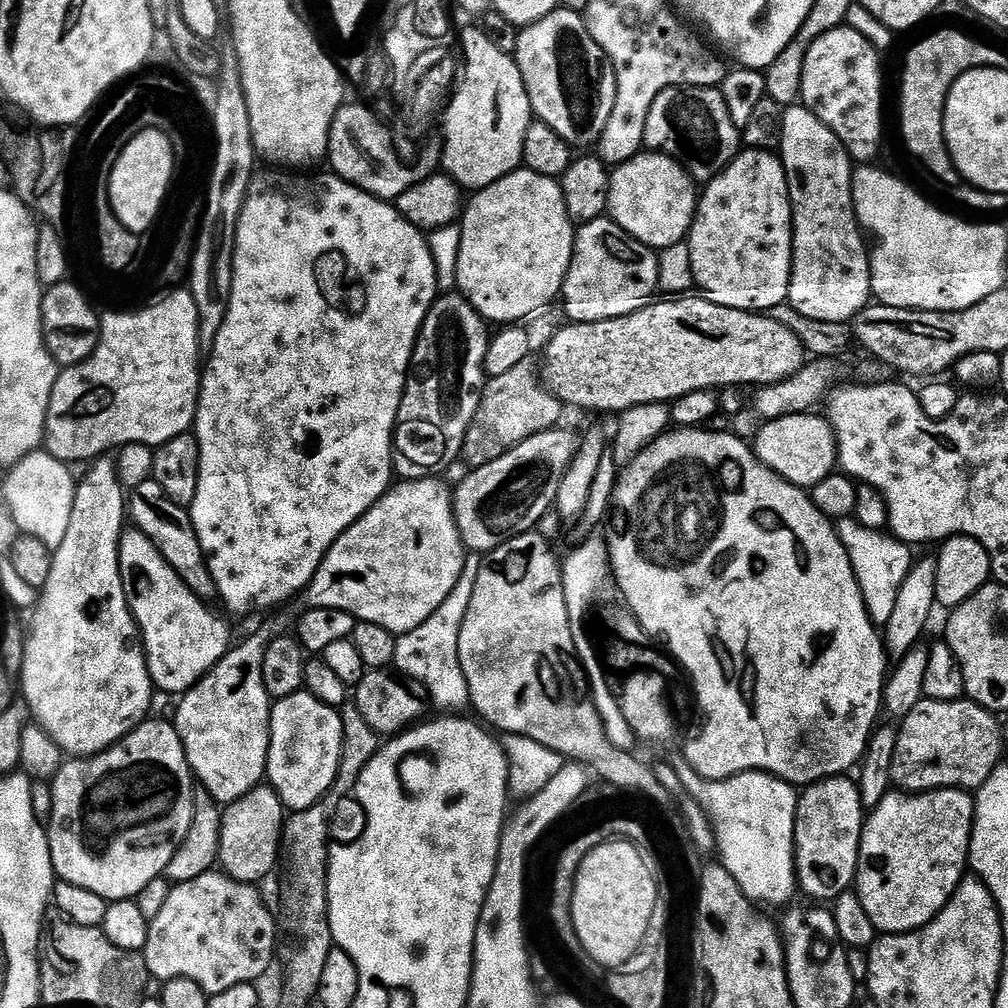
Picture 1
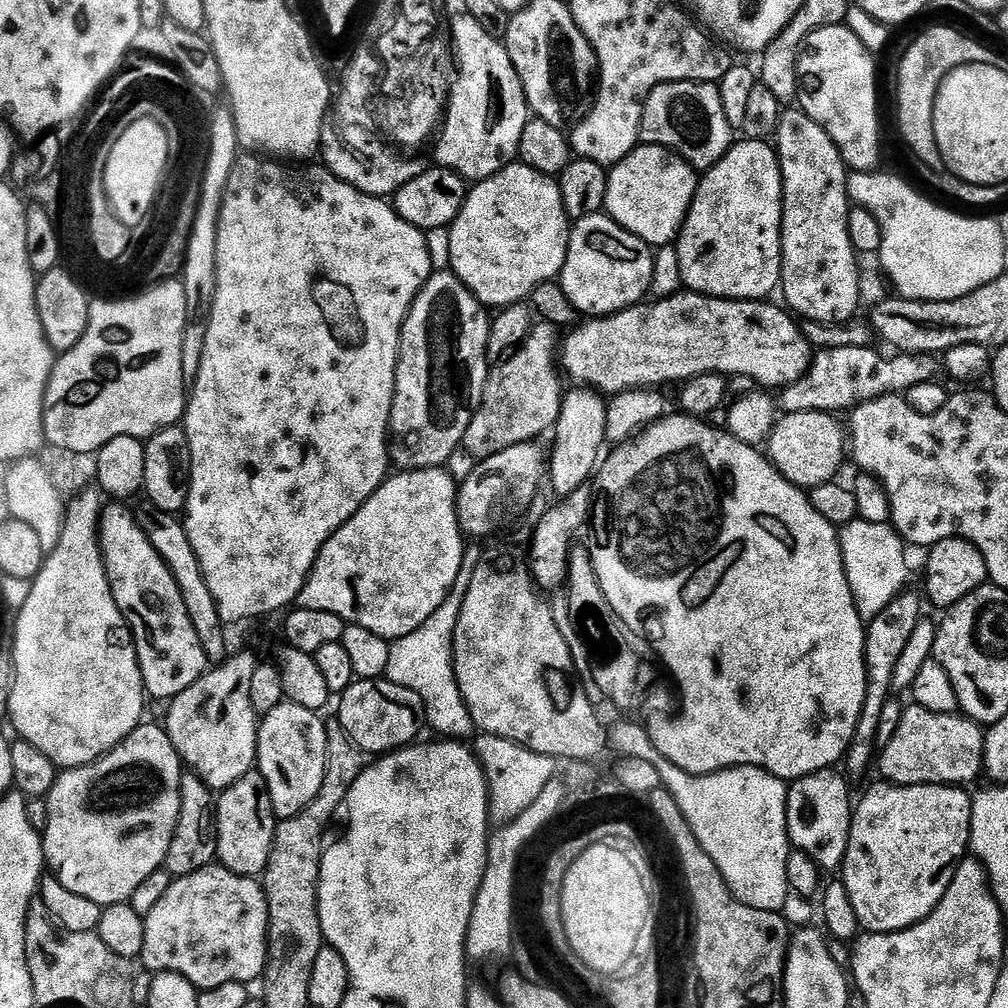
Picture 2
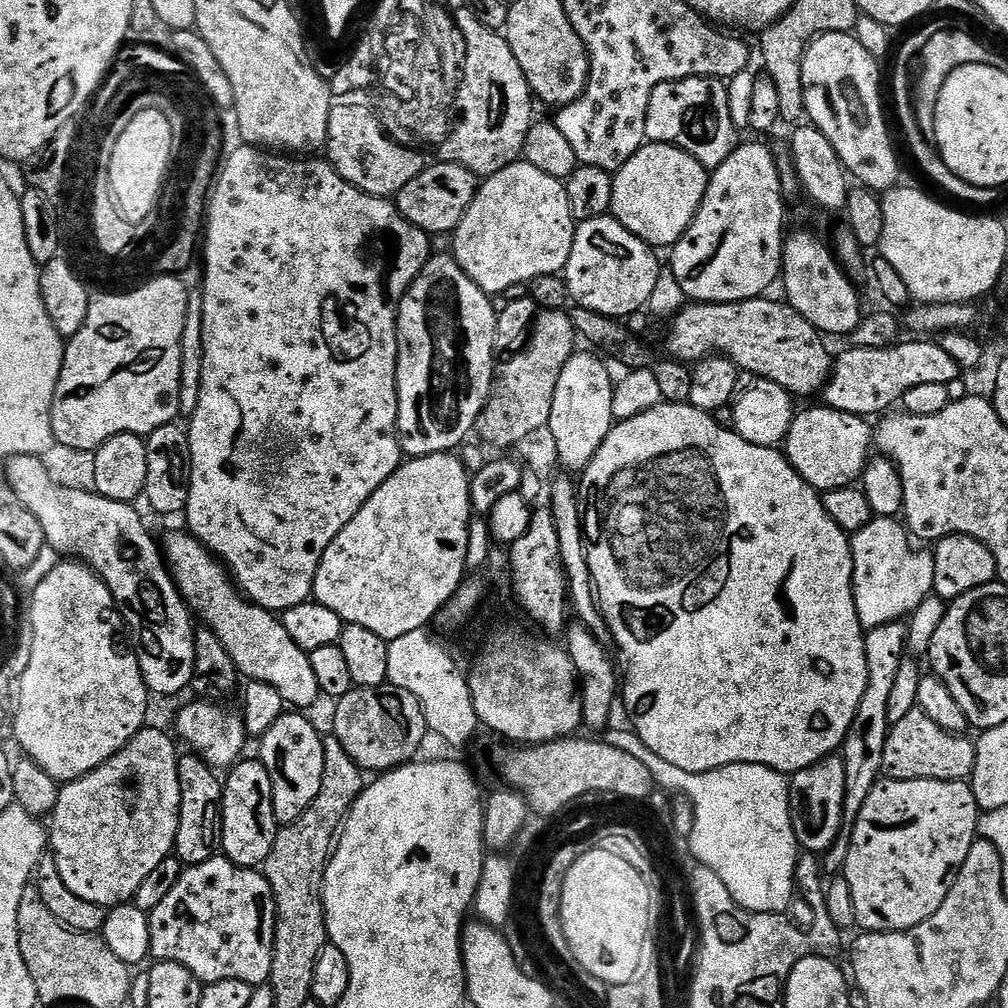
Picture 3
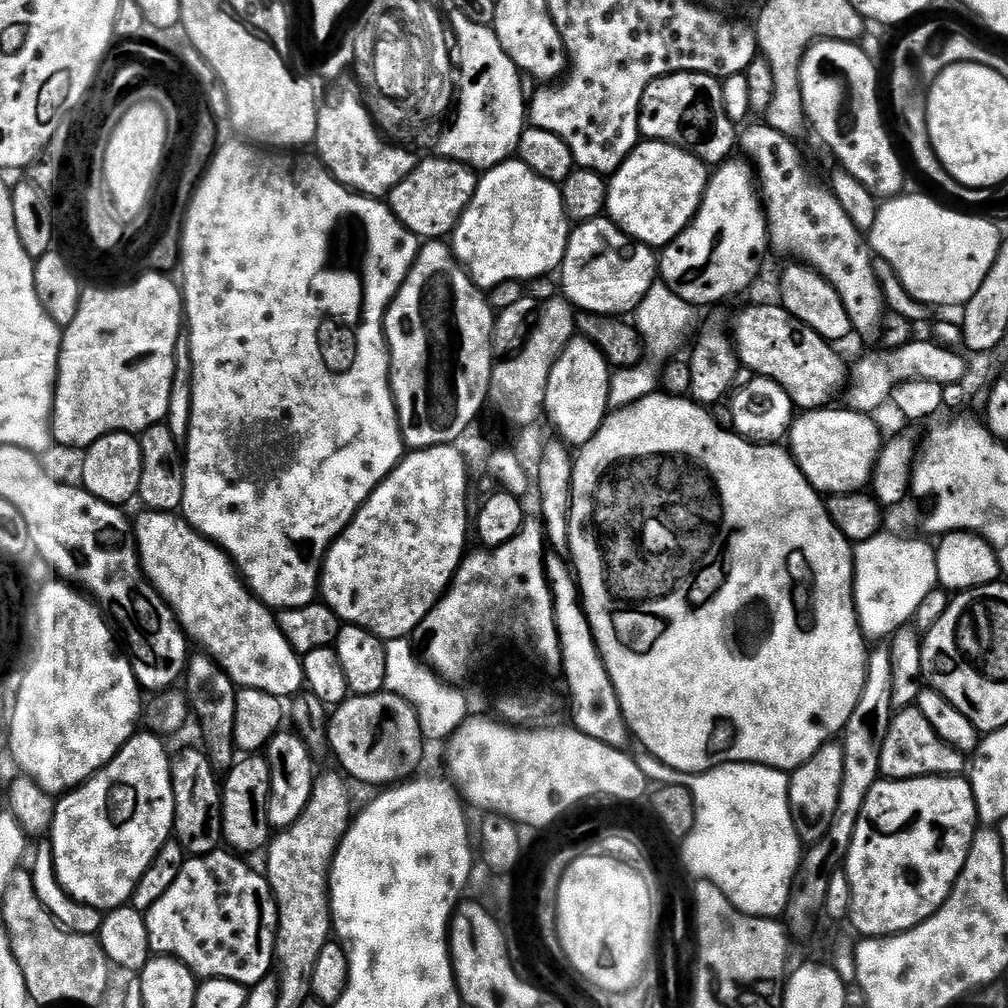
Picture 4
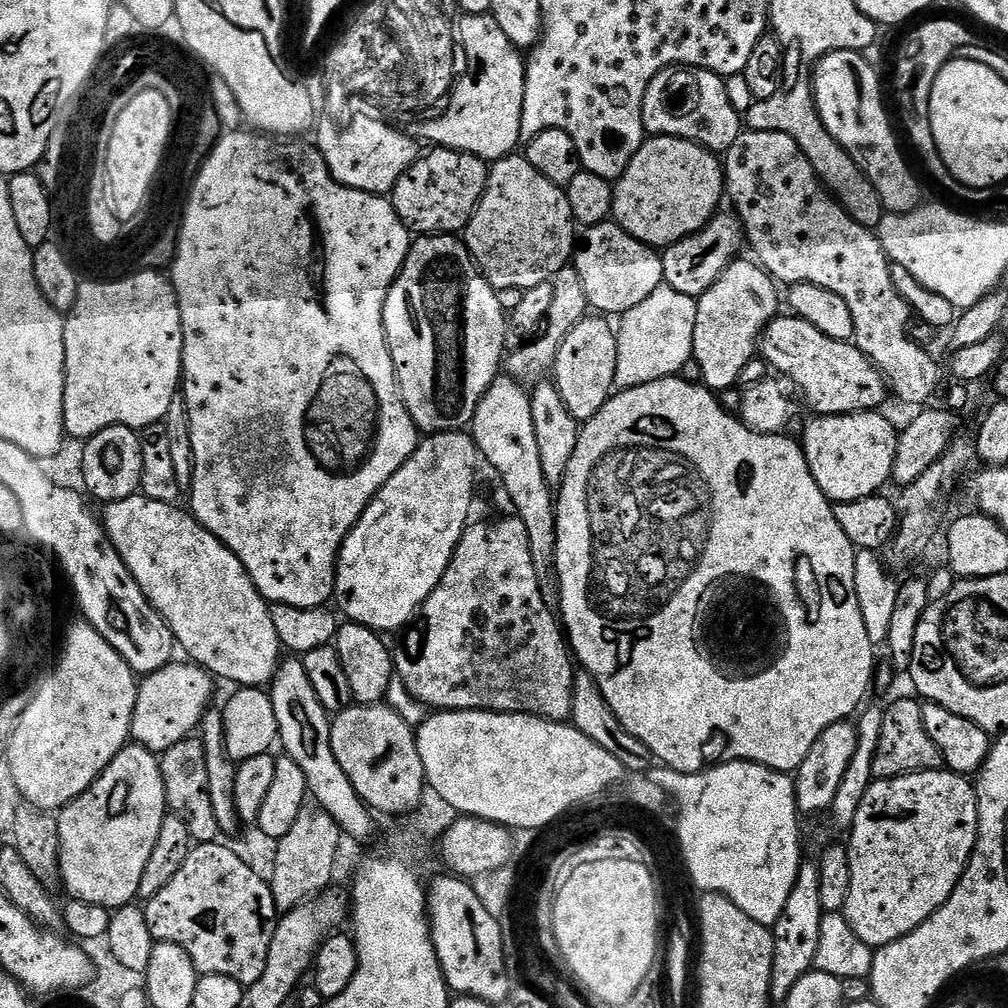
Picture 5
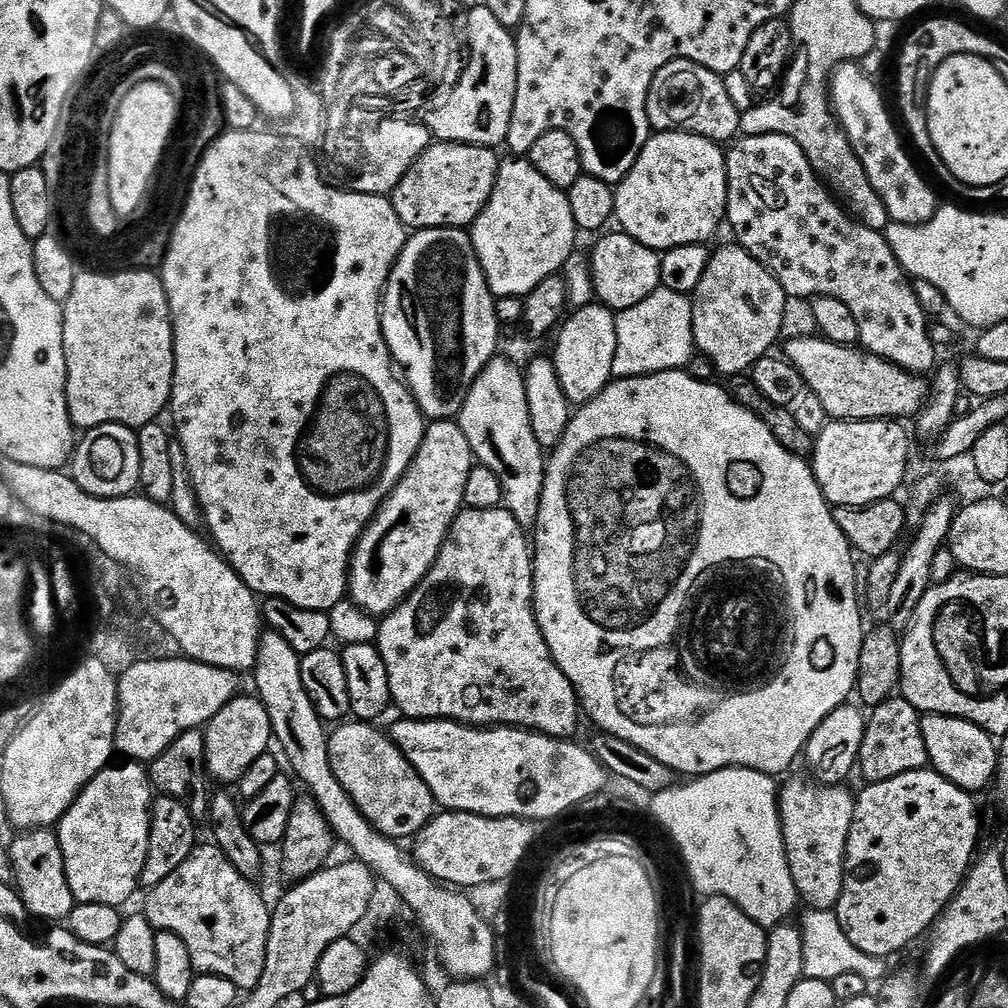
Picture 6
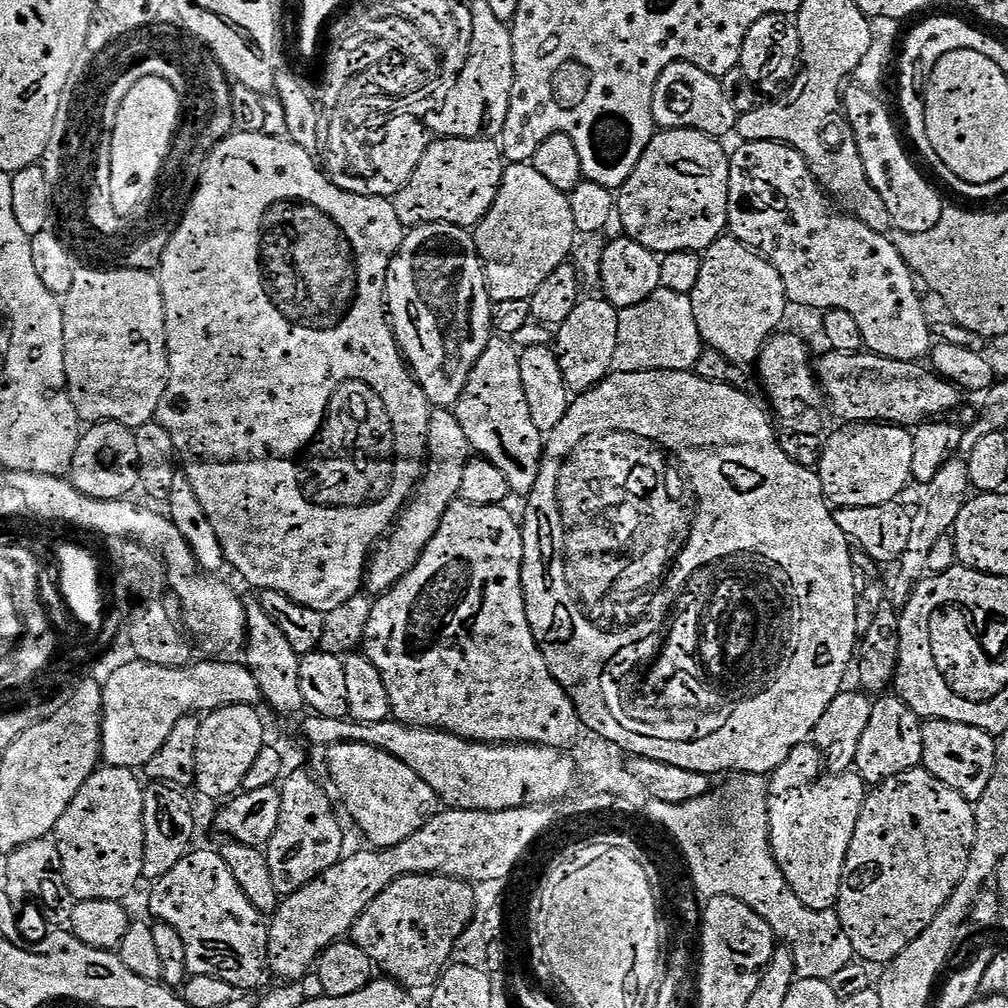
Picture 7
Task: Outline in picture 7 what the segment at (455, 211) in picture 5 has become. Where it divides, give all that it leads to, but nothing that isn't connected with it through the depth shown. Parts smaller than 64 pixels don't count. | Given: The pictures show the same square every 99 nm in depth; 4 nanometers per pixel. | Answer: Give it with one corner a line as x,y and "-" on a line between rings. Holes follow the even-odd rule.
440,138
429,143
422,162
418,162
418,170
414,170
410,182
394,198
401,224
456,224
460,228
475,229
494,206
505,167
500,145
492,138

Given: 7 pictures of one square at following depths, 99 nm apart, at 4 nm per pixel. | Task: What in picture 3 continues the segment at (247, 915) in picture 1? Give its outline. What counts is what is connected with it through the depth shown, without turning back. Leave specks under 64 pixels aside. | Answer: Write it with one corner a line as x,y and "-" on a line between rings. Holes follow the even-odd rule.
217,854
201,864
185,867
178,878
178,886
174,886
174,890
170,890
165,900
149,915
148,925
151,959
186,966
186,970
190,970
203,985
227,980
253,986
269,983
276,937
276,899
263,871
239,868
223,854

